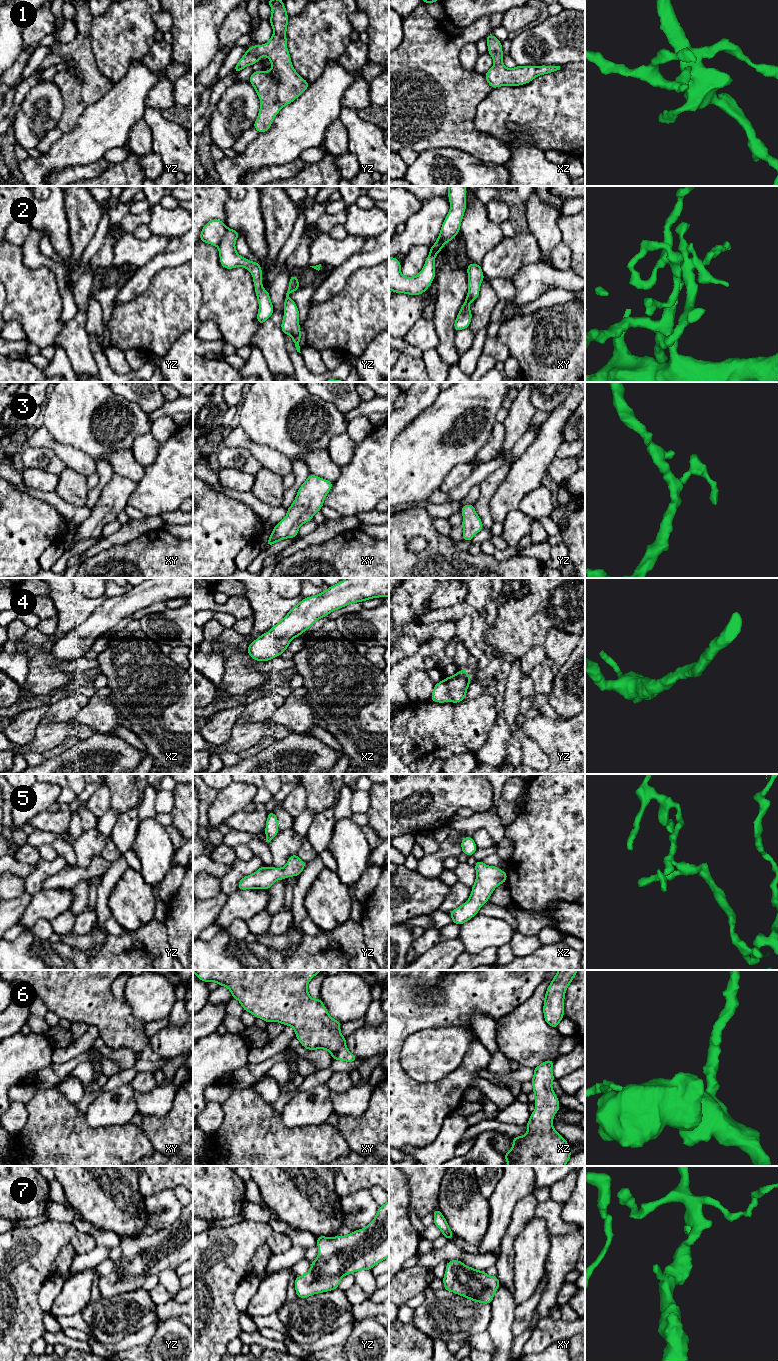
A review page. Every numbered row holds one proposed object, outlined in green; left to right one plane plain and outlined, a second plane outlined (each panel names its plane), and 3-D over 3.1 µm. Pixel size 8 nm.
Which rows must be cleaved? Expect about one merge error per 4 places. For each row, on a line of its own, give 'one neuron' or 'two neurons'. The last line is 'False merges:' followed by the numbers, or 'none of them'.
1: one neuron
2: one neuron
3: one neuron
4: one neuron
5: one neuron
6: one neuron
7: one neuron
False merges: none of them

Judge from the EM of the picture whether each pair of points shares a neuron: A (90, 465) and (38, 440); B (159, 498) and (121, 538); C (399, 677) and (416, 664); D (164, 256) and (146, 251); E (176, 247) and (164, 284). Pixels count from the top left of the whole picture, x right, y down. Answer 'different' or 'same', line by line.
A: same
B: different
C: same
D: different
E: different

